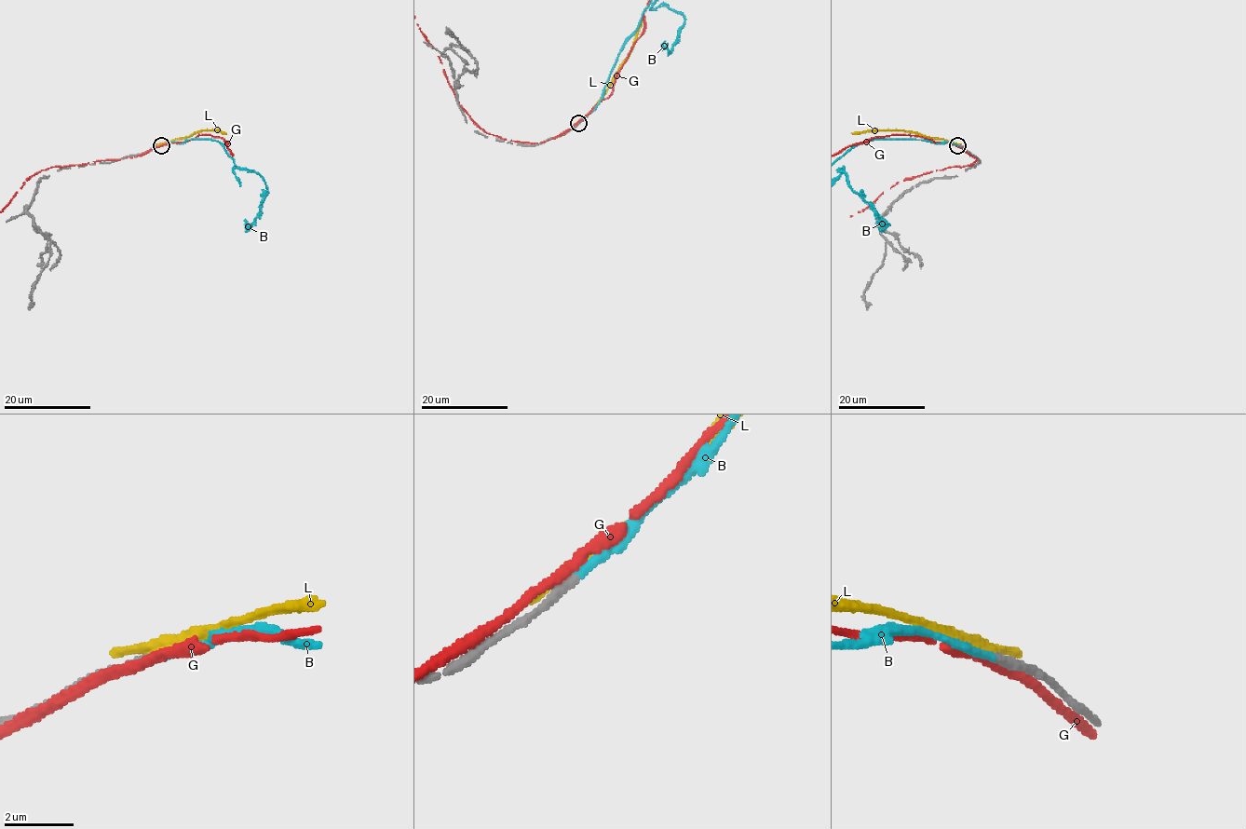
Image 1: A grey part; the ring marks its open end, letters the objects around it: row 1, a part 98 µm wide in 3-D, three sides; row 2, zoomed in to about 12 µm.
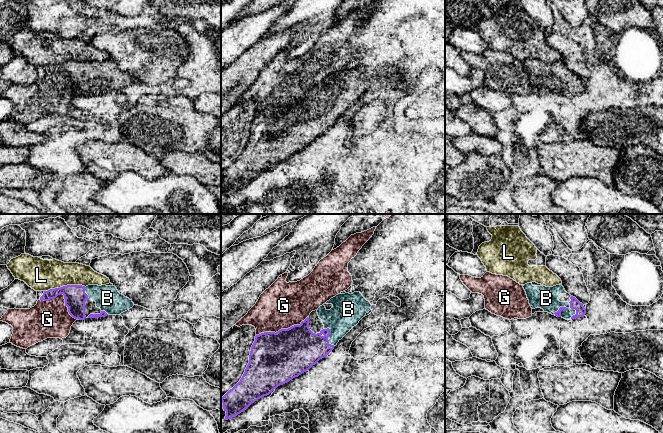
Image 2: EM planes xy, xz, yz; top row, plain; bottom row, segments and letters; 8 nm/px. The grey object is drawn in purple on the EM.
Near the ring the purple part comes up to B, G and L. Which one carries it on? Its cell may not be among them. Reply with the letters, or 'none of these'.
B

